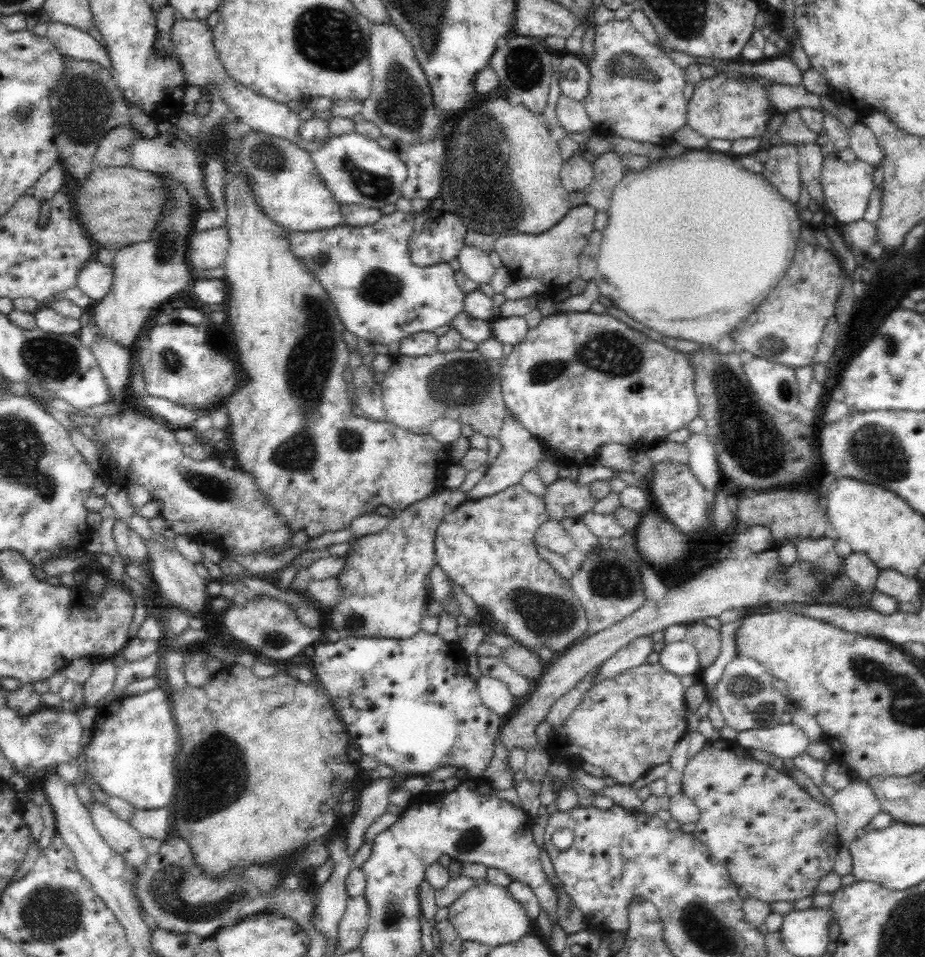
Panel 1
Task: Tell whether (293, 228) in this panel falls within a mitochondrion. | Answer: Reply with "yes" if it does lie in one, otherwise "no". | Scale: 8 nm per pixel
no

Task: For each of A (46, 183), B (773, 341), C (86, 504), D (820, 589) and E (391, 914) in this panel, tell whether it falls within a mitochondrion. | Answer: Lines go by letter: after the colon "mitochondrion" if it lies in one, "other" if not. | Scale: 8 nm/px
A: other
B: mitochondrion
C: other
D: mitochondrion
E: mitochondrion

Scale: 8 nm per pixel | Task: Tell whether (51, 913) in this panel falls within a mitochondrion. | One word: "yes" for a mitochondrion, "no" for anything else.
yes

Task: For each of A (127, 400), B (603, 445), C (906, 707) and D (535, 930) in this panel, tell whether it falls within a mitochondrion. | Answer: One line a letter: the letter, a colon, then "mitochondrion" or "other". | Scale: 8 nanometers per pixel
A: other
B: other
C: mitochondrion
D: other

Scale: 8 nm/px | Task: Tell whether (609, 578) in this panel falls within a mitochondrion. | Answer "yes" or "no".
yes

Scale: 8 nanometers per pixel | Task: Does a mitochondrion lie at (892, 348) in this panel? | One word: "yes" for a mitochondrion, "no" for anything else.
yes

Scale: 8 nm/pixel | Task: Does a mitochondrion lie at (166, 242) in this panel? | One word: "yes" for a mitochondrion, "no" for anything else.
yes

